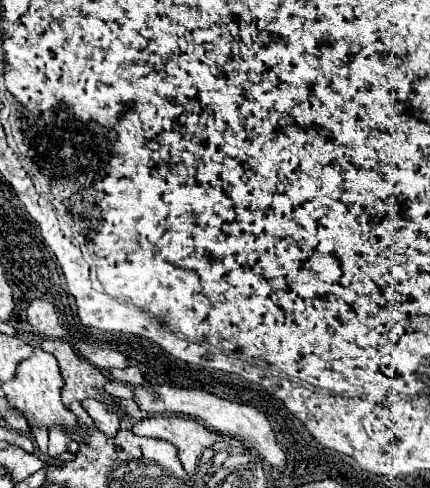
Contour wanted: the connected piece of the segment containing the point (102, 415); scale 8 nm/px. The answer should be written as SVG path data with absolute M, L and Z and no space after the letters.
M84 400L84 402L82 402L82 408L90 414L90 418L92 418L94 424L96 424L96 428L98 428L104 436L114 438L114 436L118 434L118 430L120 430L120 418L112 416L112 412L108 412L108 410L104 408L104 404L100 404L98 400Z

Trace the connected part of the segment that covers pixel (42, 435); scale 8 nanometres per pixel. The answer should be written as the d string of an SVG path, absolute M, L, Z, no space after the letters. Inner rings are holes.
M34 426L34 430L32 430L32 434L34 434L34 442L38 444L38 450L40 450L40 458L42 460L46 460L46 464L50 464L50 456L48 456L48 430L42 426L42 428L38 428L38 426Z

